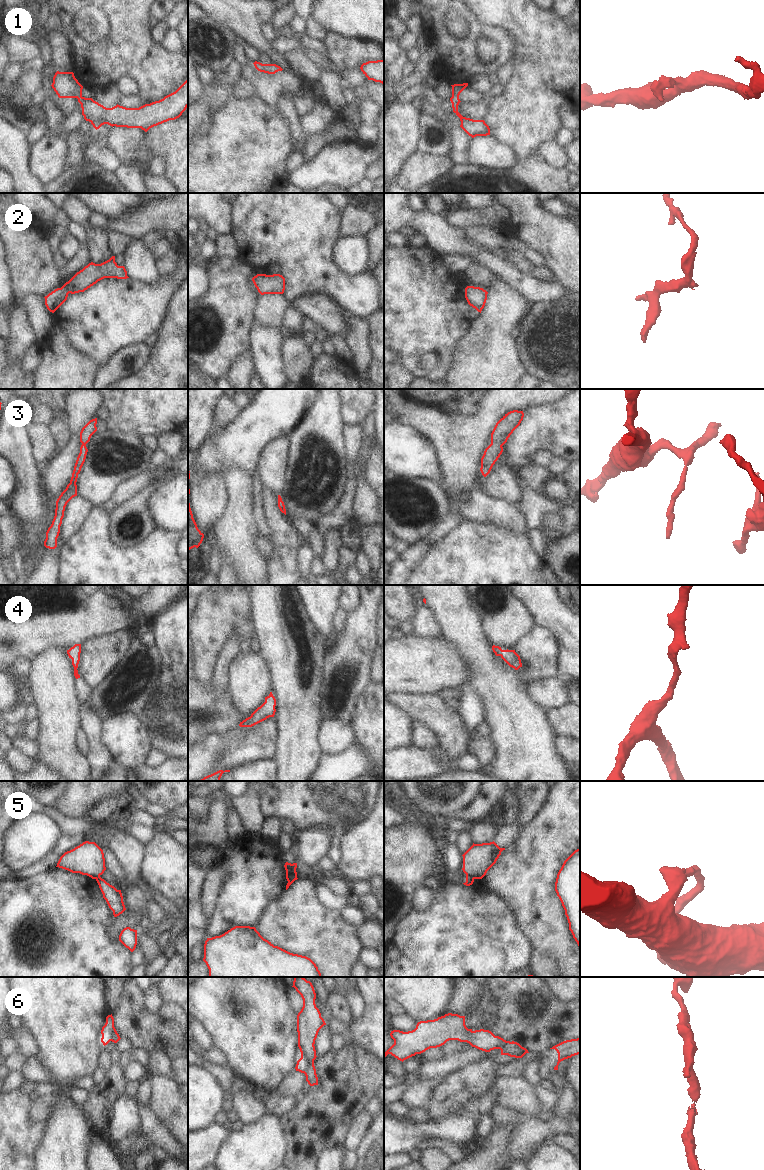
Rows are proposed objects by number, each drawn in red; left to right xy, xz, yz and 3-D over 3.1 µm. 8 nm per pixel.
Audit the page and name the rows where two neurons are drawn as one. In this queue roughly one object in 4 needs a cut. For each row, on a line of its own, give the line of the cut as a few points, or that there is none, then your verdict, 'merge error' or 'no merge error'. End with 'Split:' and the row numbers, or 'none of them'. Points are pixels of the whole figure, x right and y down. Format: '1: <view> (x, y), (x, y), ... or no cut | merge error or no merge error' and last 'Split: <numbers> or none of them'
1: no cut | no merge error
2: no cut | no merge error
3: no cut | no merge error
4: no cut | no merge error
5: yz (466, 874), (473, 879) | merge error
6: no cut | no merge error
Split: 5

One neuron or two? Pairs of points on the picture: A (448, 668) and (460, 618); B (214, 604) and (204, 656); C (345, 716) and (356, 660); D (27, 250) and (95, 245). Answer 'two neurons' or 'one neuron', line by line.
A: two neurons
B: one neuron
C: one neuron
D: two neurons

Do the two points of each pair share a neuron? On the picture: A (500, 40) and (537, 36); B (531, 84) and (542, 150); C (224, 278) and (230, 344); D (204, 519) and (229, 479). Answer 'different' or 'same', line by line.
A: different
B: different
C: same
D: different

